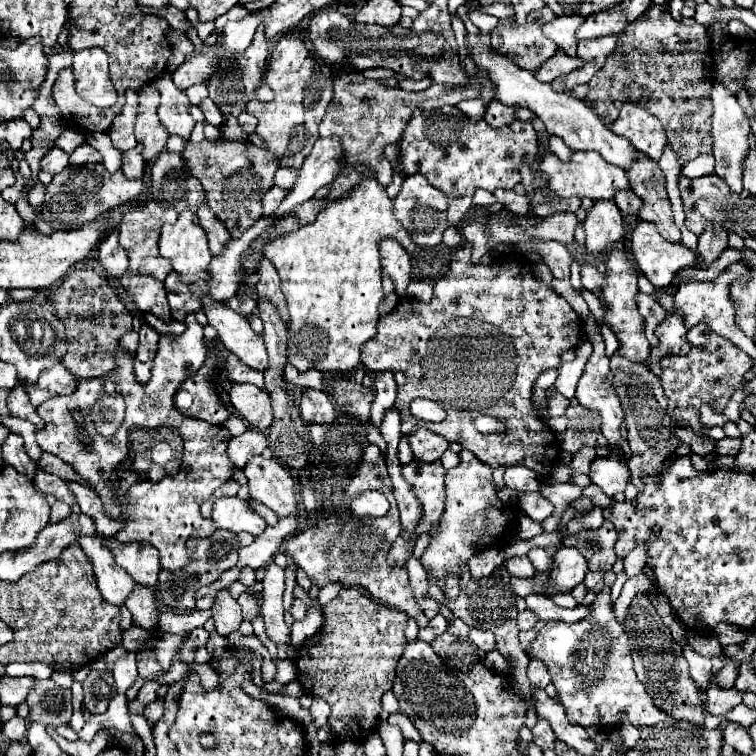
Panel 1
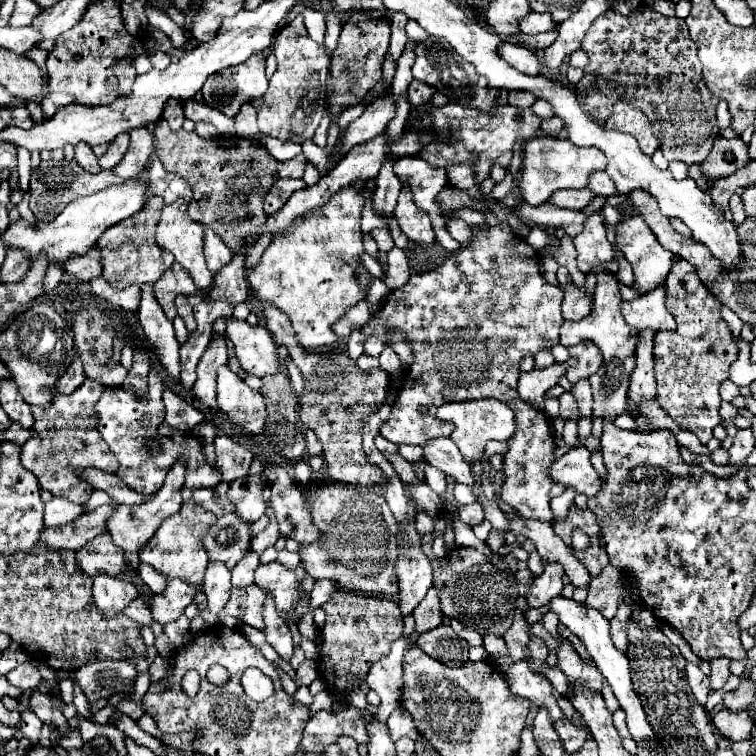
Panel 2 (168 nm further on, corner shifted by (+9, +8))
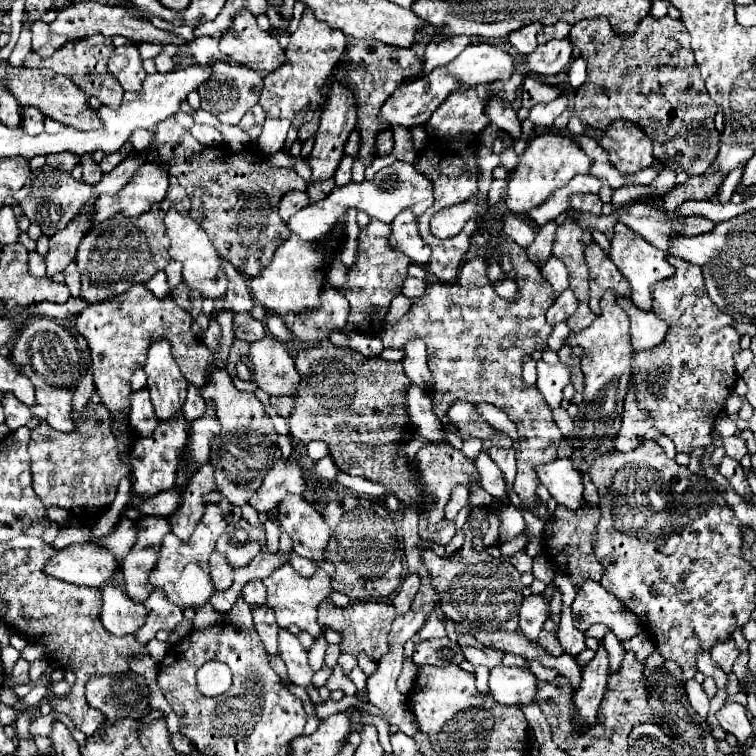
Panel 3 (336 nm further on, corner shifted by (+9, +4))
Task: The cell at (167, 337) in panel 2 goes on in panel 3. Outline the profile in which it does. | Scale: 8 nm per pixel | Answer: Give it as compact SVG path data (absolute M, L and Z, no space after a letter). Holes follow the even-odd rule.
M154 340L150 344L144 372L148 376L148 388L156 416L160 420L172 418L182 410L188 382L172 358L168 340Z

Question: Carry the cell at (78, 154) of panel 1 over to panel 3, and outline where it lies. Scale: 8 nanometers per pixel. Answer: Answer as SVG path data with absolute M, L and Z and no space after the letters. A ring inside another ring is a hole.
M86 154L84 158L80 158L80 162L82 162L82 168L84 168L84 174L82 174L84 182L88 182L88 184L96 184L96 182L102 178L102 170L100 170L100 166L94 162L94 158L92 158L90 154Z

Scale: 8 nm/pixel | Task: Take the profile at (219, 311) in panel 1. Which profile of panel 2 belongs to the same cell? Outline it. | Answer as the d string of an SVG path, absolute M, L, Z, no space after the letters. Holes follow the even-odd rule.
M230 318L226 338L234 344L234 354L242 368L258 378L280 372L278 346L264 326L250 326L244 320Z

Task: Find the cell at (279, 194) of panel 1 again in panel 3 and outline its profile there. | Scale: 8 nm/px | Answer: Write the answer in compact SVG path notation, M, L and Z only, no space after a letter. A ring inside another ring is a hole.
M292 190L292 192L286 192L278 204L278 210L280 210L280 218L286 222L294 212L298 212L300 208L308 206L310 204L310 198L306 192L300 192L300 190Z

